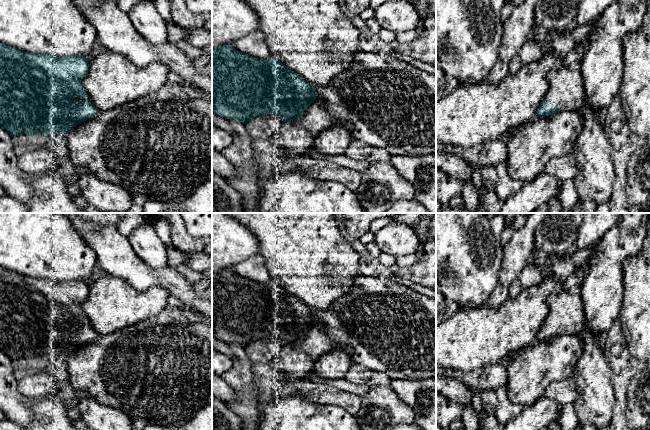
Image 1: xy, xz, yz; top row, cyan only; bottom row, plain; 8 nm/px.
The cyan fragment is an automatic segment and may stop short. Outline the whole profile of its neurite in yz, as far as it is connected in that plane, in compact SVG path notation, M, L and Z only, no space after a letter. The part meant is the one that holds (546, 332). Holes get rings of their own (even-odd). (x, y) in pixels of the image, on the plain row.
M572 291L549 295L547 304L549 314L536 339L545 341L559 335L581 337L583 353L572 375L578 390L574 403L578 423L592 424L597 429L608 427L615 404L612 371L599 346L599 335L587 328L584 301L577 291Z

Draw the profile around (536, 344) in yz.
M559 335L545 341L535 339L527 348L510 353L504 360L508 374L506 390L509 399L522 405L523 410L502 430L542 430L557 421L561 406L547 398L545 391L551 383L572 377L582 353L583 341L578 335Z

